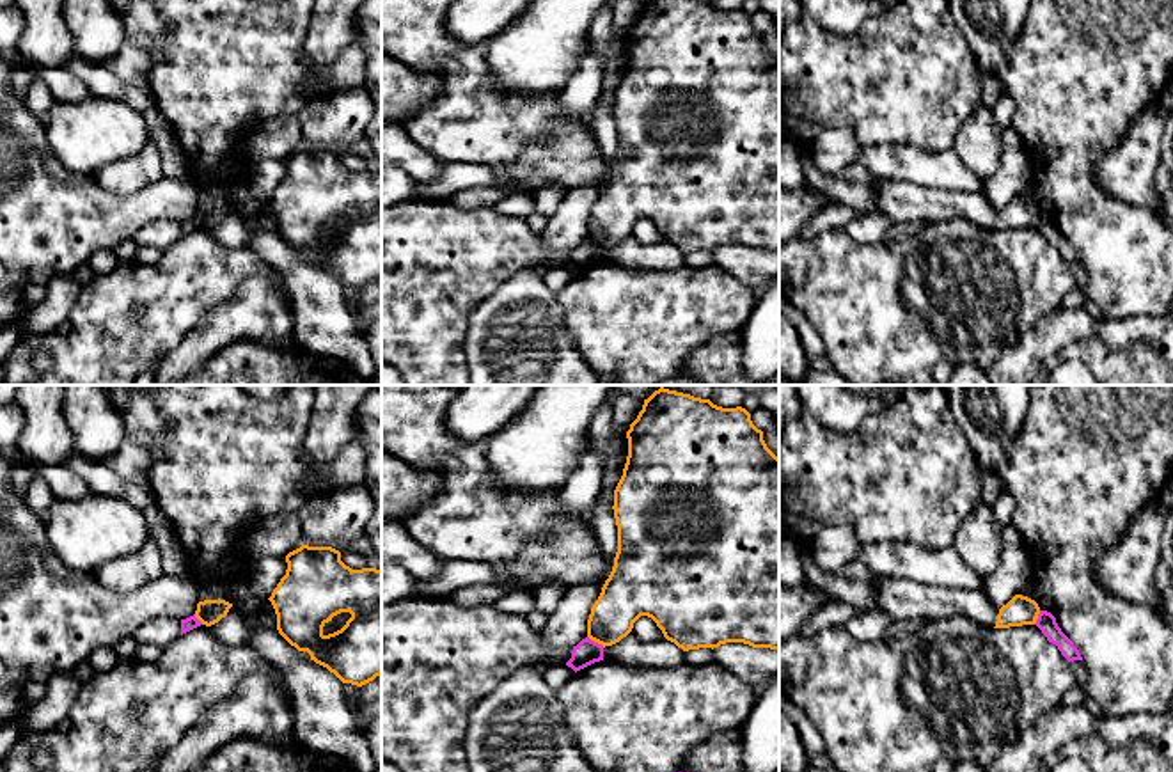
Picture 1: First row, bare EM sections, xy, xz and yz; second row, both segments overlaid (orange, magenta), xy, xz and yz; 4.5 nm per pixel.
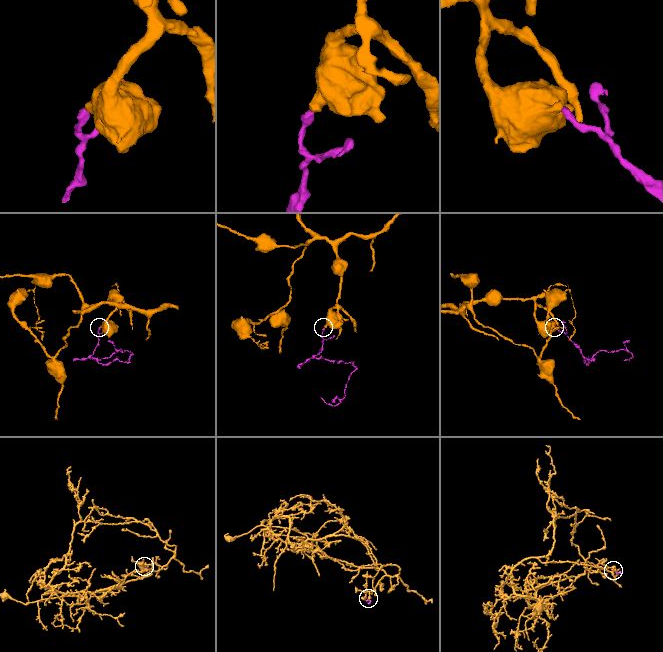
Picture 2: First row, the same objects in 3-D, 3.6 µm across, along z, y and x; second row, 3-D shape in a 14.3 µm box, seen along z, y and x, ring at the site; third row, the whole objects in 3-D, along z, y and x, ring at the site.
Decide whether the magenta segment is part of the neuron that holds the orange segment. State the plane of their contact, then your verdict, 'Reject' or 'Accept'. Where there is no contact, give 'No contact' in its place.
Touches orange in xz. Reject

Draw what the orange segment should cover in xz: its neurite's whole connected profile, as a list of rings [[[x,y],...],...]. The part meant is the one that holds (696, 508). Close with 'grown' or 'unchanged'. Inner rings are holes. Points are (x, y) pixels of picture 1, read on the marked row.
[[[660,387],[648,399],[644,399],[642,410],[639,412],[637,419],[630,424],[630,429],[626,431],[626,438],[628,438],[628,456],[626,456],[626,463],[623,469],[623,476],[614,490],[614,506],[612,506],[616,525],[618,525],[618,552],[614,557],[612,571],[610,571],[609,579],[605,580],[598,600],[591,607],[591,614],[587,619],[587,637],[591,641],[602,644],[603,648],[612,646],[632,632],[634,623],[641,616],[648,616],[657,623],[657,626],[662,630],[664,637],[667,641],[674,642],[683,651],[699,650],[699,648],[713,650],[726,642],[744,642],[752,648],[779,650],[779,458],[767,447],[767,444],[763,440],[763,431],[752,424],[751,414],[742,406],[722,408],[722,406],[713,405],[710,399],[701,399],[701,398],[694,398],[690,394],[683,394],[683,392],[676,392],[676,390]]] | unchanged

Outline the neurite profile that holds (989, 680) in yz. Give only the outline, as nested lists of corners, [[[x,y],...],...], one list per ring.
[[[953,616],[937,618],[889,644],[861,642],[843,625],[779,642],[779,692],[816,726],[838,772],[933,772],[942,758],[971,760],[987,768],[1042,715],[1056,710],[1075,683],[1070,662],[1036,625],[981,628],[965,616]]]

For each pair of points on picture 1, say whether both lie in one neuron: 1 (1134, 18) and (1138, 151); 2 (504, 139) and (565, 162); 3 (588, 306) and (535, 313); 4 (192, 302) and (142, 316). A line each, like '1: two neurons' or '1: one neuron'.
1: two neurons
2: one neuron
3: two neurons
4: one neuron

